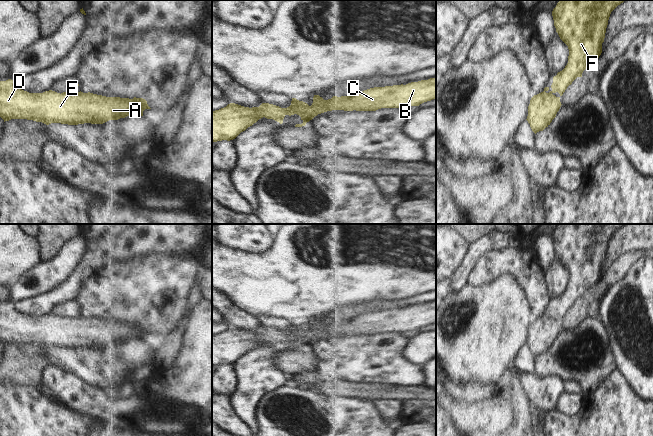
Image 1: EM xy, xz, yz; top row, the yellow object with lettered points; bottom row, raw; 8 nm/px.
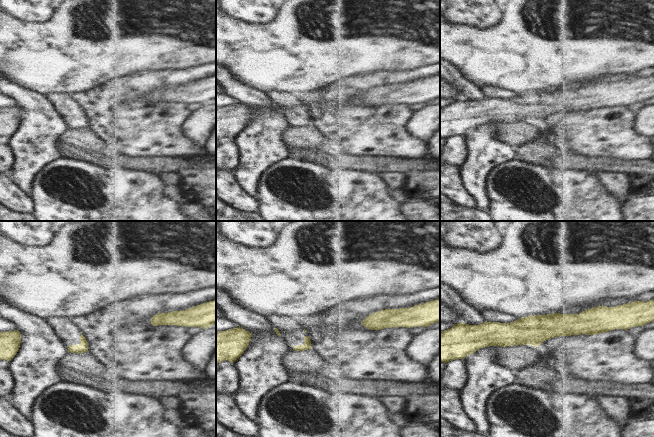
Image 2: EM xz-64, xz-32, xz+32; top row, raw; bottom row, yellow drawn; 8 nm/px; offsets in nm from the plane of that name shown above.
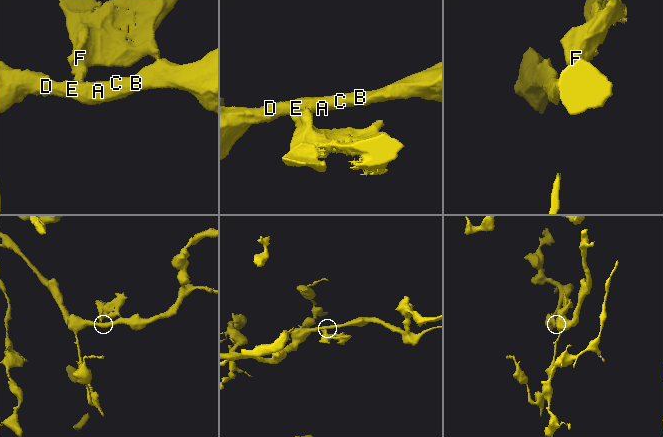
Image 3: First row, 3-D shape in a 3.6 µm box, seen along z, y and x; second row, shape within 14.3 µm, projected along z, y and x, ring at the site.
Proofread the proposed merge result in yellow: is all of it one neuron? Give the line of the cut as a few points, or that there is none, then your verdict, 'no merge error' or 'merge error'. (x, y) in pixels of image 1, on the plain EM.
cut in xy along (76, 316), (61, 318); merge error

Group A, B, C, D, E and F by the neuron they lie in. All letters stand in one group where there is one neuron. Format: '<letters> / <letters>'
A B C D E / F

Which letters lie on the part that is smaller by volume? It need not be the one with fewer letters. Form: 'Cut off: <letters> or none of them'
Cut off: F

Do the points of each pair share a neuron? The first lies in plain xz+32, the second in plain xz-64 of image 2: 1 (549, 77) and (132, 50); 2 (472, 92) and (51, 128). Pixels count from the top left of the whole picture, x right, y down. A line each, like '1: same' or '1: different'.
1: same
2: same

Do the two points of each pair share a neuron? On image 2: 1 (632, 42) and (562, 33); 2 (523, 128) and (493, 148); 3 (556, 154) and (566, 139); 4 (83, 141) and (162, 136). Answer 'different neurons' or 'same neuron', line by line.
1: same neuron
2: different neurons
3: different neurons
4: different neurons

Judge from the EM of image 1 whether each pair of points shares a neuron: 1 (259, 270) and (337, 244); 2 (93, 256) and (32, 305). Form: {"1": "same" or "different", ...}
{"1": "same", "2": "same"}

